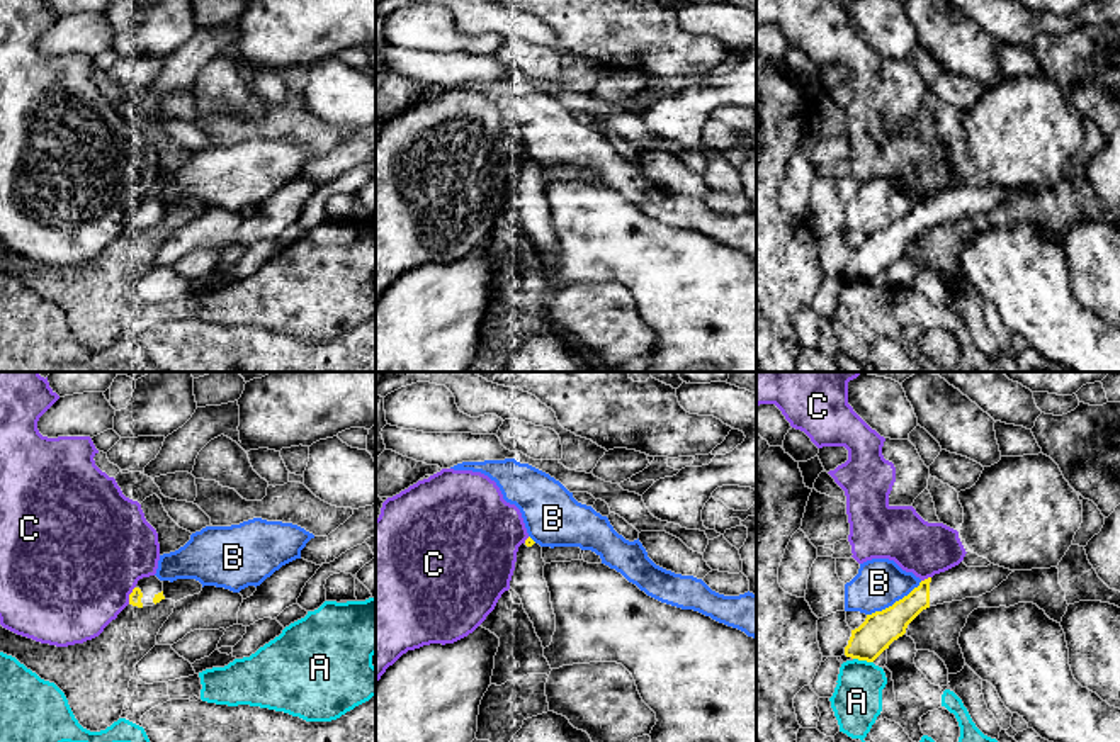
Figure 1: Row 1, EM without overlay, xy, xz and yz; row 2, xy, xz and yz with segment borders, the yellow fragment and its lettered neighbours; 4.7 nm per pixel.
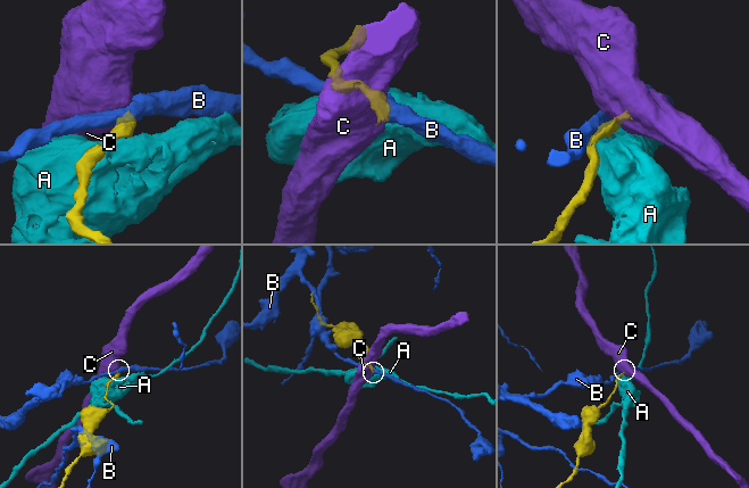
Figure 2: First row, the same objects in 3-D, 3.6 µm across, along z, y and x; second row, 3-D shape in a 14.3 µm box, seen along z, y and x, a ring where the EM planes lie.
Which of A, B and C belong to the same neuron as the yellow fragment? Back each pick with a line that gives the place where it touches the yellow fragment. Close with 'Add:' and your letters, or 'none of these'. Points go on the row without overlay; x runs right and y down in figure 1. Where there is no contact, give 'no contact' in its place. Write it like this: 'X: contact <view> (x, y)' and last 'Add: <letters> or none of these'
Add: none of these

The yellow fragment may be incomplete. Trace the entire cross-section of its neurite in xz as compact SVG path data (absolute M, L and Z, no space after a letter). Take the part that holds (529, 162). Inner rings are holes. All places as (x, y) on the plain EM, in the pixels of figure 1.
M530 156L518 166L510 207L520 216L542 267L549 267L556 251L556 234L544 199L542 166Z

